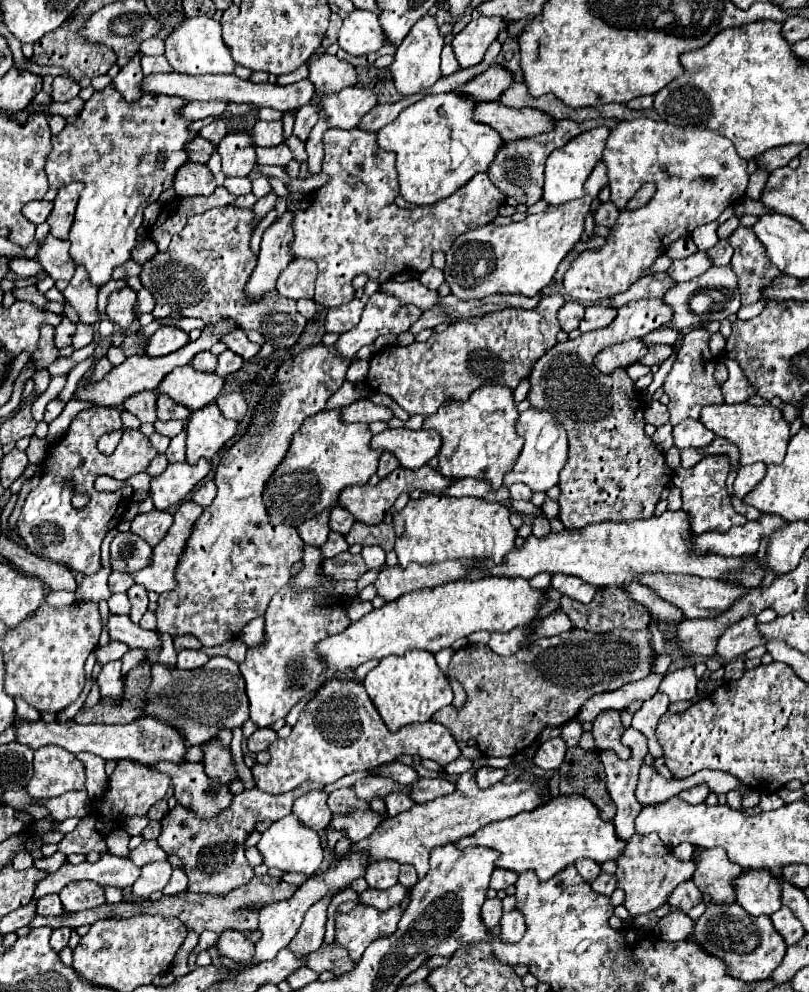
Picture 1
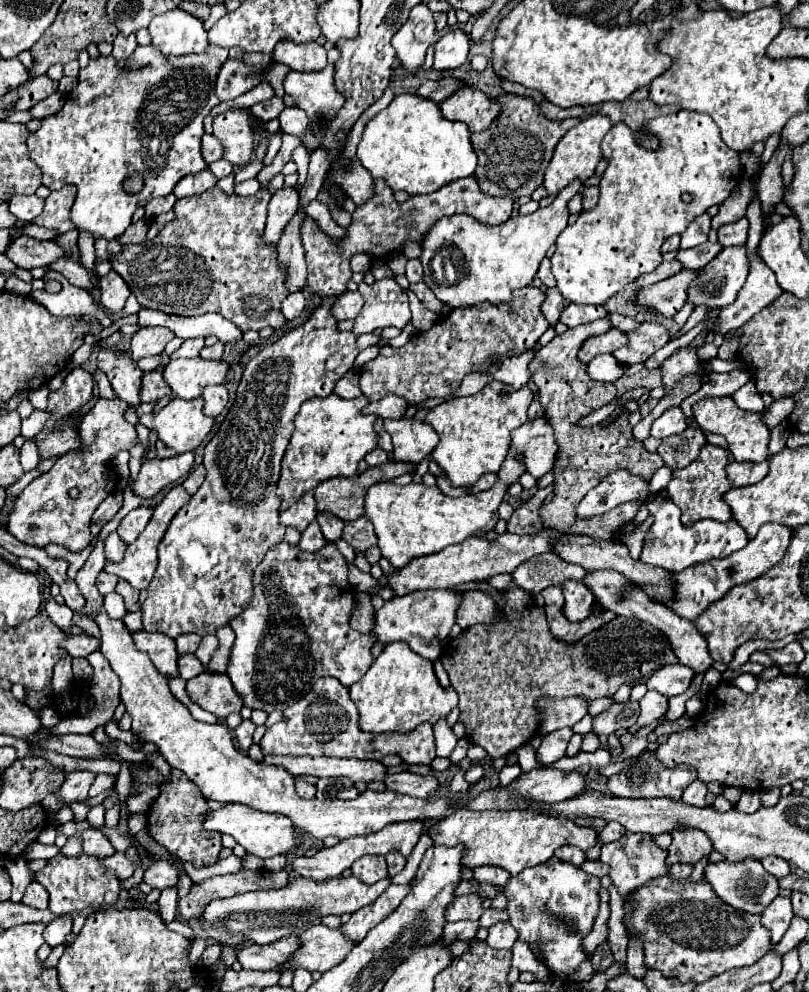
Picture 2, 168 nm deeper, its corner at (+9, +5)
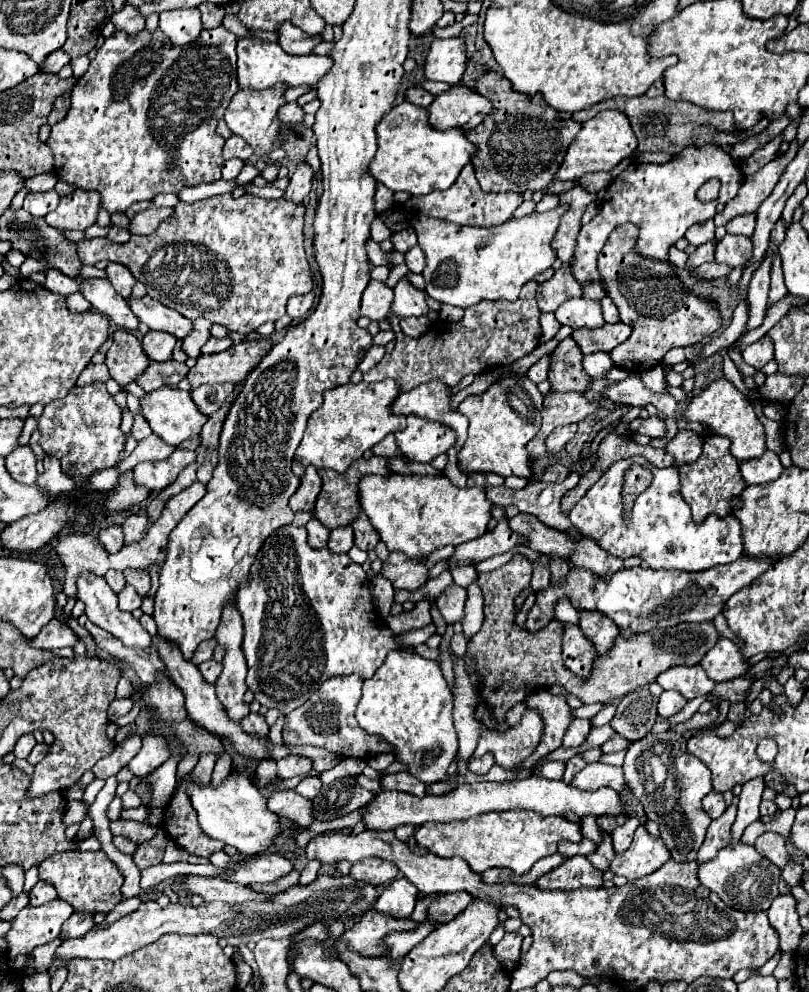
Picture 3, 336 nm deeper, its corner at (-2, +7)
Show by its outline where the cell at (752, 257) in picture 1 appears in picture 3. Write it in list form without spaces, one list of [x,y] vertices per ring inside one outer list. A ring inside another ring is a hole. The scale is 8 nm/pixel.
[[[741,214],[735,216],[733,220],[729,220],[725,224],[729,234],[743,234],[743,236],[751,236],[753,228],[755,228],[755,214]]]

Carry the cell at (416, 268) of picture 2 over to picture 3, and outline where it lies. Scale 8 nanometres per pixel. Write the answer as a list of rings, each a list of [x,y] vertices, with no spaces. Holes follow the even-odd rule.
[[[413,246],[411,250],[405,252],[405,264],[409,266],[411,272],[421,274],[421,270],[425,268],[425,256],[423,256],[423,252],[421,252],[419,246]]]

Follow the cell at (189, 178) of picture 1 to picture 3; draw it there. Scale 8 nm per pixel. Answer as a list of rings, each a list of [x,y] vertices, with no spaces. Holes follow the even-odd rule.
[[[245,162],[243,166],[243,172],[237,176],[237,184],[249,184],[255,176],[259,176],[259,170],[253,166],[253,162]]]

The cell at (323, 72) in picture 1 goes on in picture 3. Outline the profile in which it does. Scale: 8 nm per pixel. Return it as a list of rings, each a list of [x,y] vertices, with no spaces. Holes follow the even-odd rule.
[[[281,24],[277,30],[277,44],[287,52],[287,54],[311,54],[313,46],[321,42],[321,36],[309,36],[295,24]]]

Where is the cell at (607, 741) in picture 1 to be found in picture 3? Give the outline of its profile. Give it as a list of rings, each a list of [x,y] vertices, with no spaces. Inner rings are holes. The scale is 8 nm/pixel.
[[[641,688],[621,698],[617,704],[617,714],[611,720],[611,728],[629,742],[635,742],[651,732],[655,720],[657,698],[647,688]]]

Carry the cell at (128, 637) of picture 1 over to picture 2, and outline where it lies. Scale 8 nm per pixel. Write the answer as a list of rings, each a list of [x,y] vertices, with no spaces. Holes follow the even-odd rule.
[[[146,630],[130,632],[130,636],[132,636],[132,642],[136,644],[138,650],[148,652],[150,660],[160,670],[160,674],[178,676],[178,670],[176,670],[178,652],[176,652],[176,644],[172,638],[168,638],[166,634],[146,632]]]

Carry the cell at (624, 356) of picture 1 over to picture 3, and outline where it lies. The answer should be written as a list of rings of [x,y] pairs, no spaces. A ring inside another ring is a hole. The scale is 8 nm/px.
[[[617,322],[617,324],[603,324],[601,328],[589,330],[573,330],[571,338],[577,342],[583,354],[593,354],[593,352],[611,352],[615,346],[625,342],[631,334],[631,326]]]

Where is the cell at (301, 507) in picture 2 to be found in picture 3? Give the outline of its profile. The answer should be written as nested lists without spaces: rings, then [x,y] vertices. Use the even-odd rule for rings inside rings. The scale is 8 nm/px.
[[[309,466],[305,470],[305,474],[301,476],[301,484],[299,484],[297,492],[289,498],[289,506],[293,508],[293,512],[297,512],[297,510],[313,512],[319,492],[321,492],[321,478],[319,478],[317,470],[313,466]]]

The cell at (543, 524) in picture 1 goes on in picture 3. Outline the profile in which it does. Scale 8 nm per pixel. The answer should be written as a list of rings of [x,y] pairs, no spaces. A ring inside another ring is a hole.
[[[517,514],[509,520],[509,528],[517,532],[531,550],[537,550],[541,554],[559,554],[567,558],[573,550],[573,540],[569,536],[553,528],[547,528],[535,516]]]

